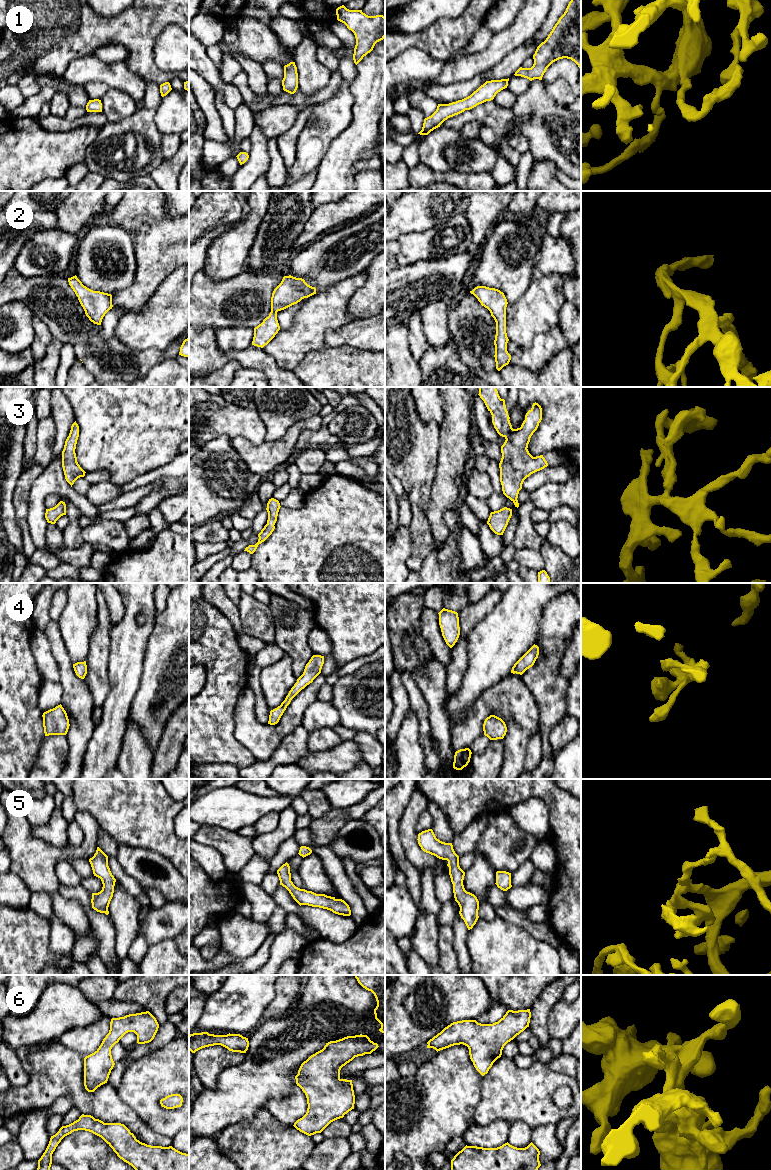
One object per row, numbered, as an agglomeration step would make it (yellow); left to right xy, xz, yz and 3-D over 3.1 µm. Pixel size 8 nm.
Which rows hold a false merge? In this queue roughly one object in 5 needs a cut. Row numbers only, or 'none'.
none

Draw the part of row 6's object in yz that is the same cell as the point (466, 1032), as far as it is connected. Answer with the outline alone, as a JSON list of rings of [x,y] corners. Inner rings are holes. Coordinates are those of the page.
[[[530,1009],[508,1010],[506,1014],[493,1024],[481,1024],[476,1020],[462,1020],[453,1022],[440,1033],[427,1042],[427,1048],[433,1048],[437,1052],[454,1045],[463,1044],[468,1047],[470,1059],[476,1070],[484,1076],[488,1073],[493,1063],[501,1057],[504,1046],[517,1035],[529,1027],[531,1018]]]

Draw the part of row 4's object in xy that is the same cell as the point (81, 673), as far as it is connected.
[[[86,661],[84,662],[77,662],[75,664],[73,664],[73,668],[74,671],[76,673],[76,675],[81,678],[84,679],[86,674],[87,674],[87,665],[86,665]]]

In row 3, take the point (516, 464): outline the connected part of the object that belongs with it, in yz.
[[[479,387],[478,395],[491,413],[497,433],[506,439],[501,446],[500,482],[503,494],[518,508],[517,498],[524,480],[548,466],[543,455],[533,457],[527,449],[542,420],[542,408],[538,403],[533,403],[521,427],[513,429],[505,400],[500,398],[496,387]]]

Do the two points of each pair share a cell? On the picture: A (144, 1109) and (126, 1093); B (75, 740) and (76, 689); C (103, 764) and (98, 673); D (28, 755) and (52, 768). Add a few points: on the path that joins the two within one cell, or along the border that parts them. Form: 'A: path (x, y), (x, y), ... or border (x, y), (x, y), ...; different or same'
A: path (140, 1105), (130, 1095); same
B: path (80, 727), (78, 702); same
C: border (110, 684), (110, 690), (101, 707); different
D: border (44, 738), (38, 758), (31, 768); different

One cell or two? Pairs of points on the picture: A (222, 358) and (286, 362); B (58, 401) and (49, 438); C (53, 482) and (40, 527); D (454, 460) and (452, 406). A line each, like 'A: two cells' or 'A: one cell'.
A: two cells
B: two cells
C: one cell
D: one cell

